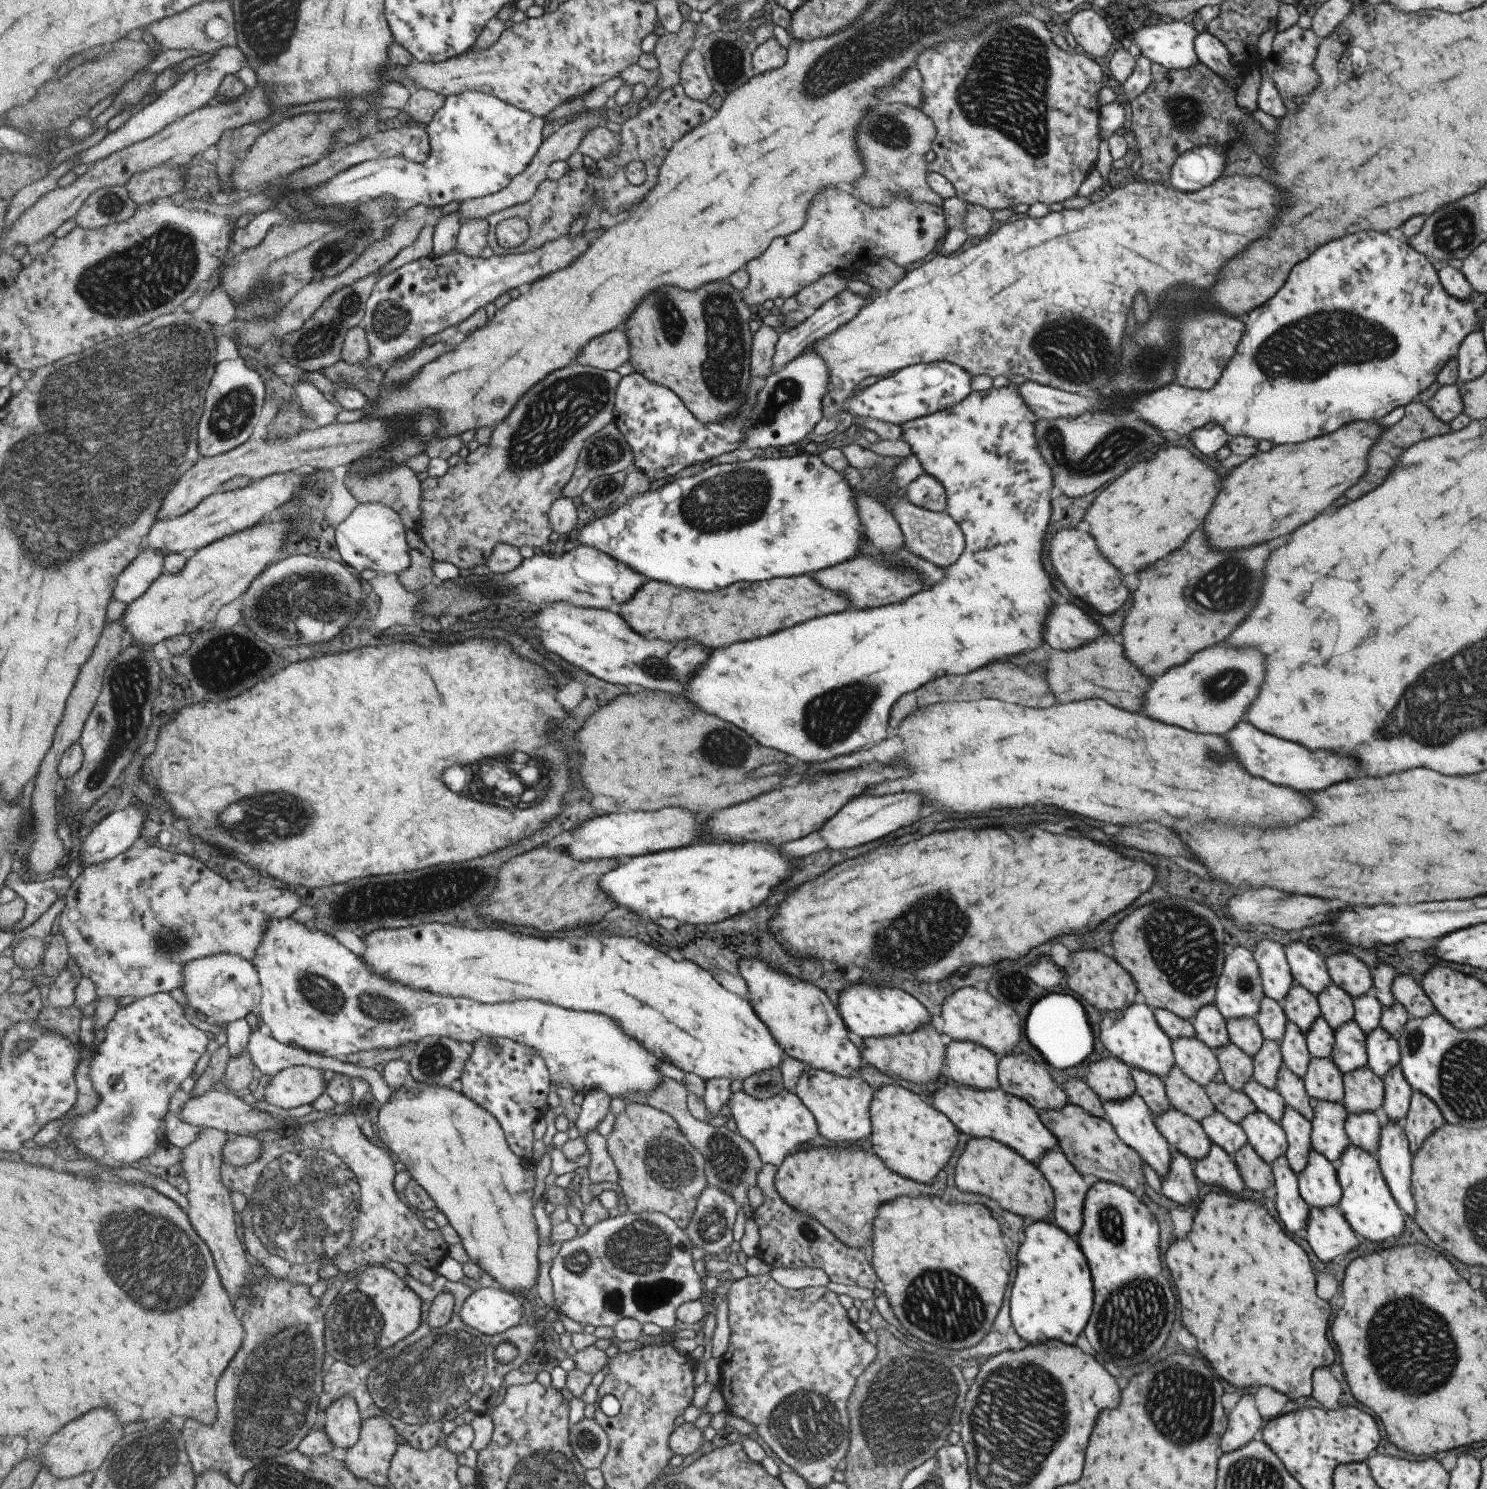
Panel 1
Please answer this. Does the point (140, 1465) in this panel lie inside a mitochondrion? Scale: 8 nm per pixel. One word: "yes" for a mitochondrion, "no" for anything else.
yes

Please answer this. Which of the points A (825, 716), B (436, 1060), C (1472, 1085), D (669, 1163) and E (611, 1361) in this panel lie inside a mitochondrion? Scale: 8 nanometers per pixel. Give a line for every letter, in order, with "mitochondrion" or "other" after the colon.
A: mitochondrion
B: mitochondrion
C: mitochondrion
D: mitochondrion
E: other

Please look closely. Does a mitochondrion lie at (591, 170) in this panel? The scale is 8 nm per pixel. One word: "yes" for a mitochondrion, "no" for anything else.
no

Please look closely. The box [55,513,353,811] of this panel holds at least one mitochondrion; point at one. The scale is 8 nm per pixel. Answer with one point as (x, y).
(130, 687)

